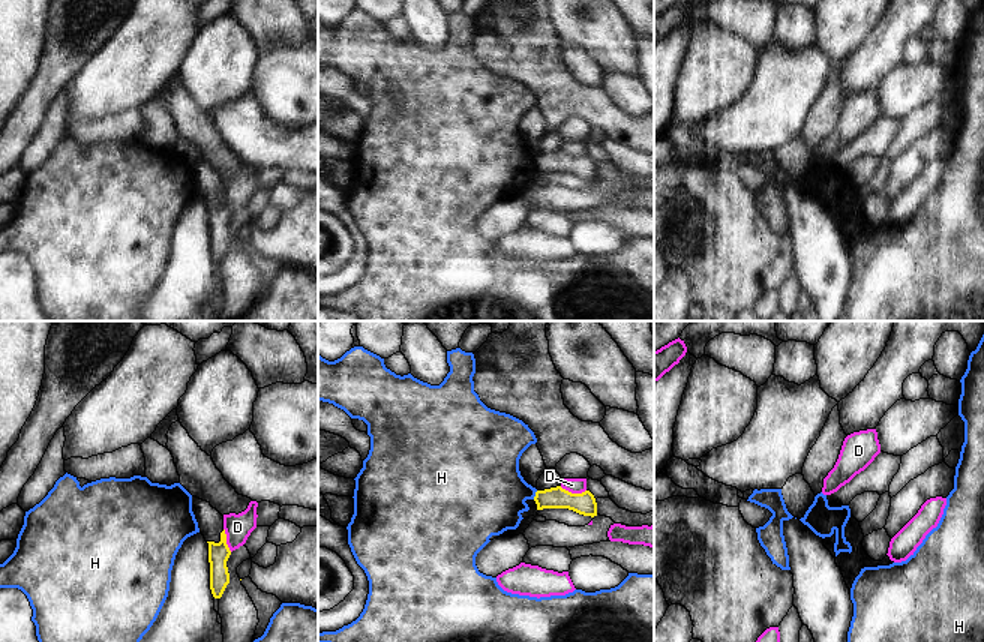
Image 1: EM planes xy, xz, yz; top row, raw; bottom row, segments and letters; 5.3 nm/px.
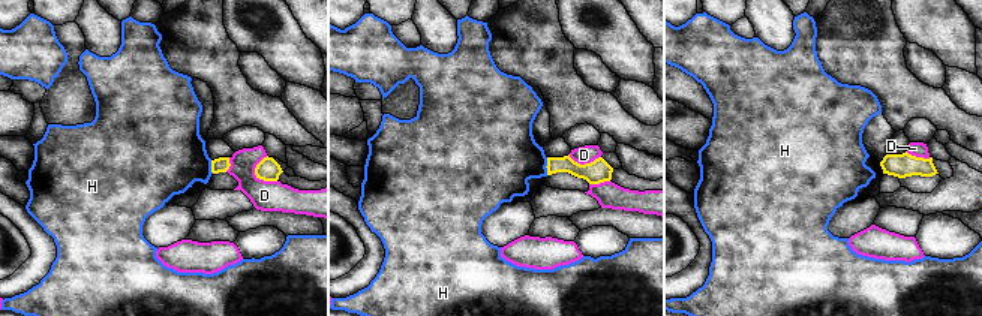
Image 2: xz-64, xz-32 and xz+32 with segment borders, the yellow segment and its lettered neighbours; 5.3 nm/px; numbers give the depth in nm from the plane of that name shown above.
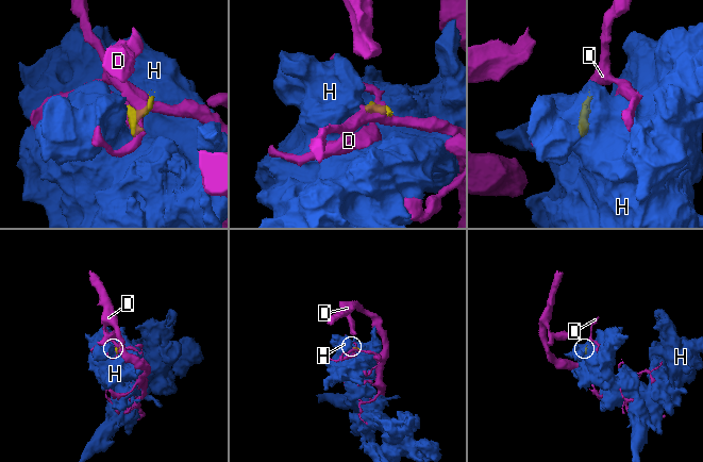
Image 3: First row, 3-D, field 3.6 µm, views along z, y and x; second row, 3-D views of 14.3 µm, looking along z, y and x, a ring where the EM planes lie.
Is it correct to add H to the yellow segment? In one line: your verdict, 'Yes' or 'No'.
No

